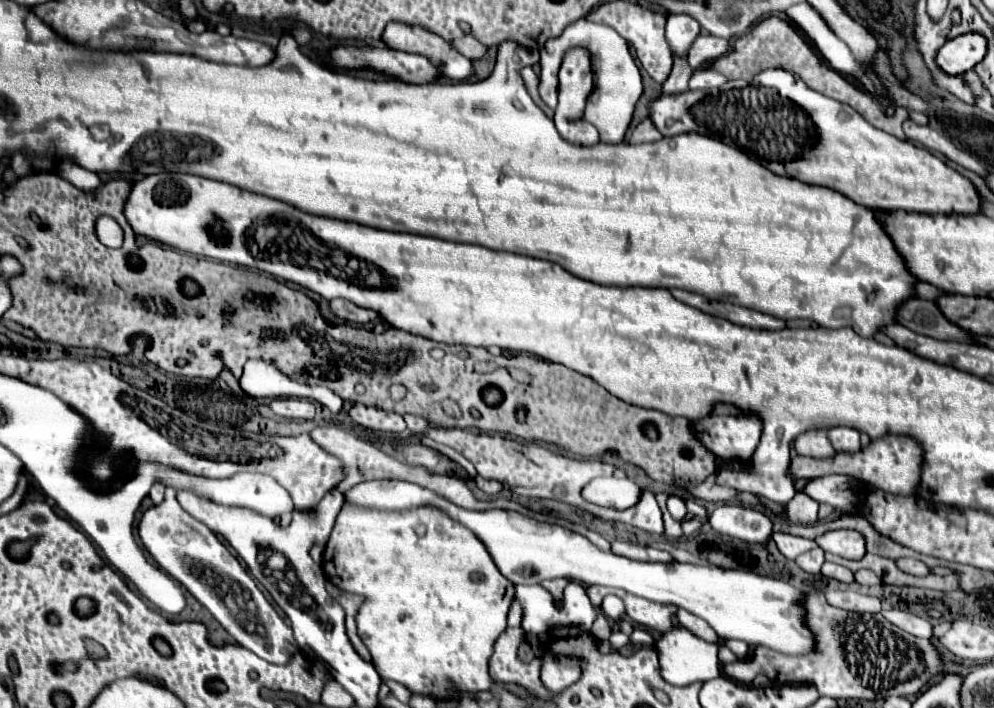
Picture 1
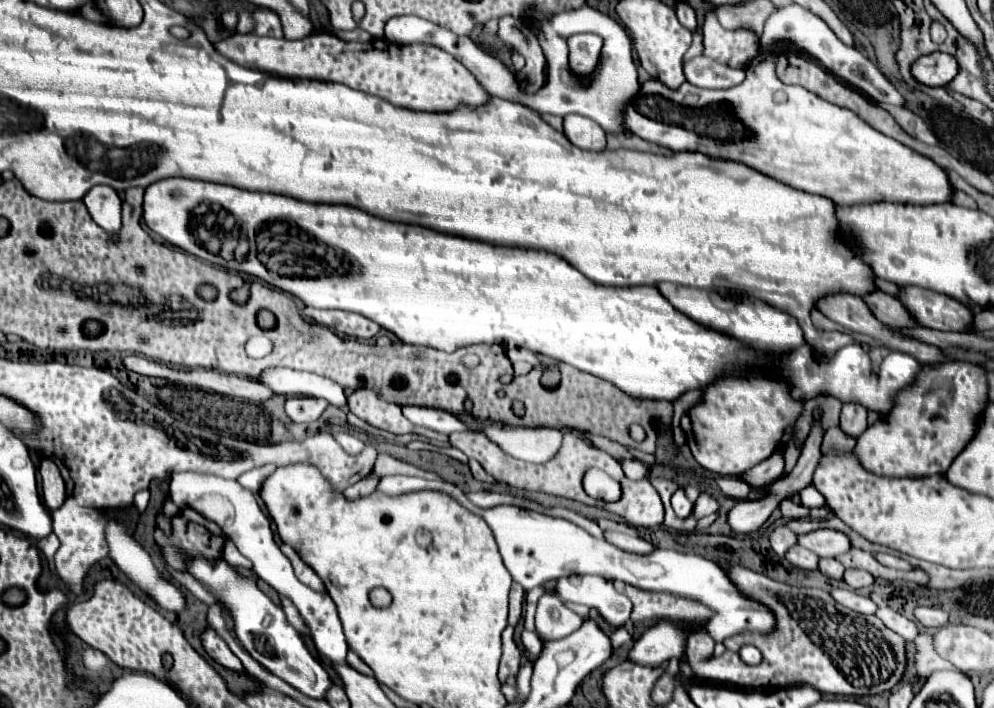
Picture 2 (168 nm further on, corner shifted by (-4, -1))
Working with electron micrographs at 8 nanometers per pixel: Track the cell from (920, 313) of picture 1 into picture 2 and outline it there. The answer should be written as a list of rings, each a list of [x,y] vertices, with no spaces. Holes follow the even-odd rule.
[[[869,291],[863,295],[863,301],[871,309],[871,313],[889,327],[917,327],[917,323],[907,315],[907,309],[891,295],[883,291]]]

